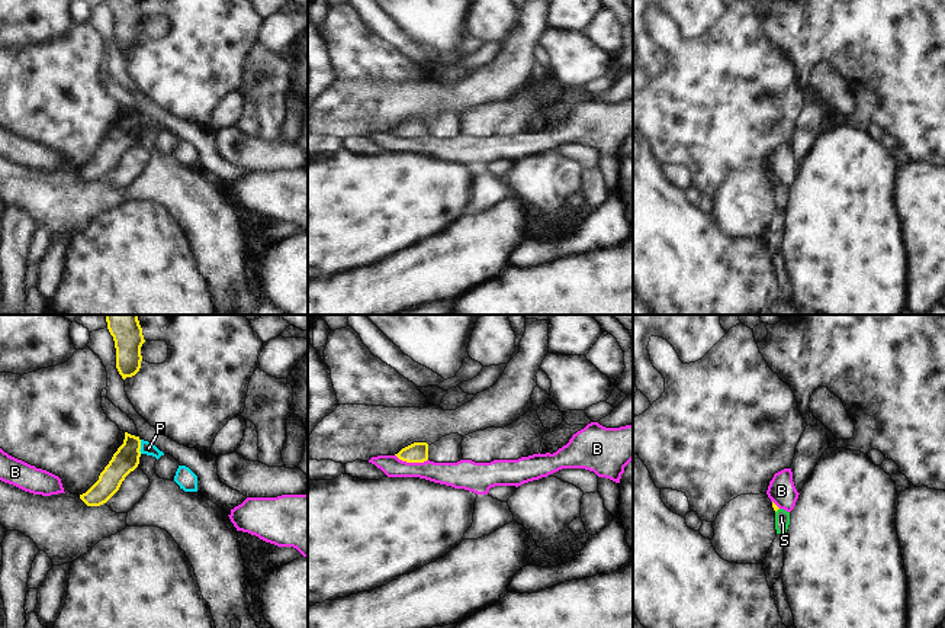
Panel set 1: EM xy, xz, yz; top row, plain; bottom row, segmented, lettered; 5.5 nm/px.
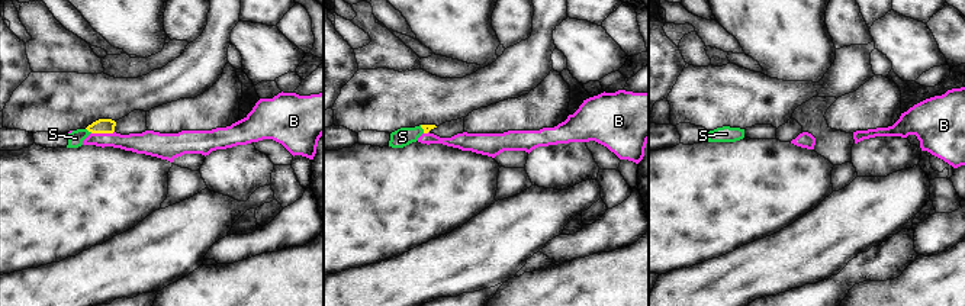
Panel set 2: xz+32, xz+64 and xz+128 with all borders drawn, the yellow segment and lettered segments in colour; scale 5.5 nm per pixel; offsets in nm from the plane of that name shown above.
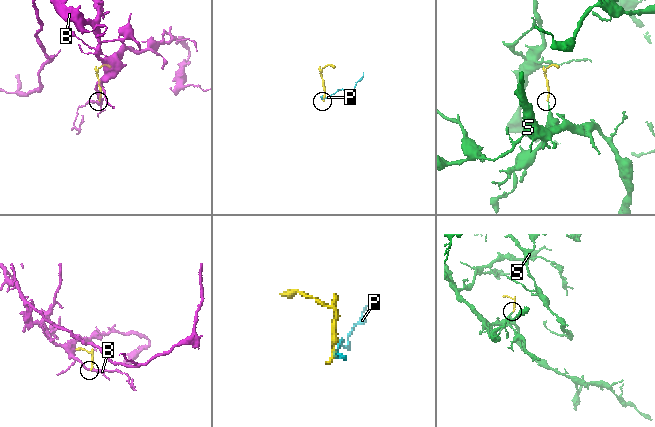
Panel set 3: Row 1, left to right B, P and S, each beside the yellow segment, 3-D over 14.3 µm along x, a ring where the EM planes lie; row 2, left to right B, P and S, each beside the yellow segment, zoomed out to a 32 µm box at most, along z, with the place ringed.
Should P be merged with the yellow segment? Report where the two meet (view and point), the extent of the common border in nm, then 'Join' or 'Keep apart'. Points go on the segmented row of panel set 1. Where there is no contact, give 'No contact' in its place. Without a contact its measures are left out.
Touches yellow at xy (140, 447). Shared border 80 nm. Keep apart.

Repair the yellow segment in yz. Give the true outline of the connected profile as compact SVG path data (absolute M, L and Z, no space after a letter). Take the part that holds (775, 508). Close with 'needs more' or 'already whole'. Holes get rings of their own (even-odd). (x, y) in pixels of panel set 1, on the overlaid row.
M774 502L772 508L775 511L775 529L777 534L785 535L790 525L790 512L780 509Z; needs more

